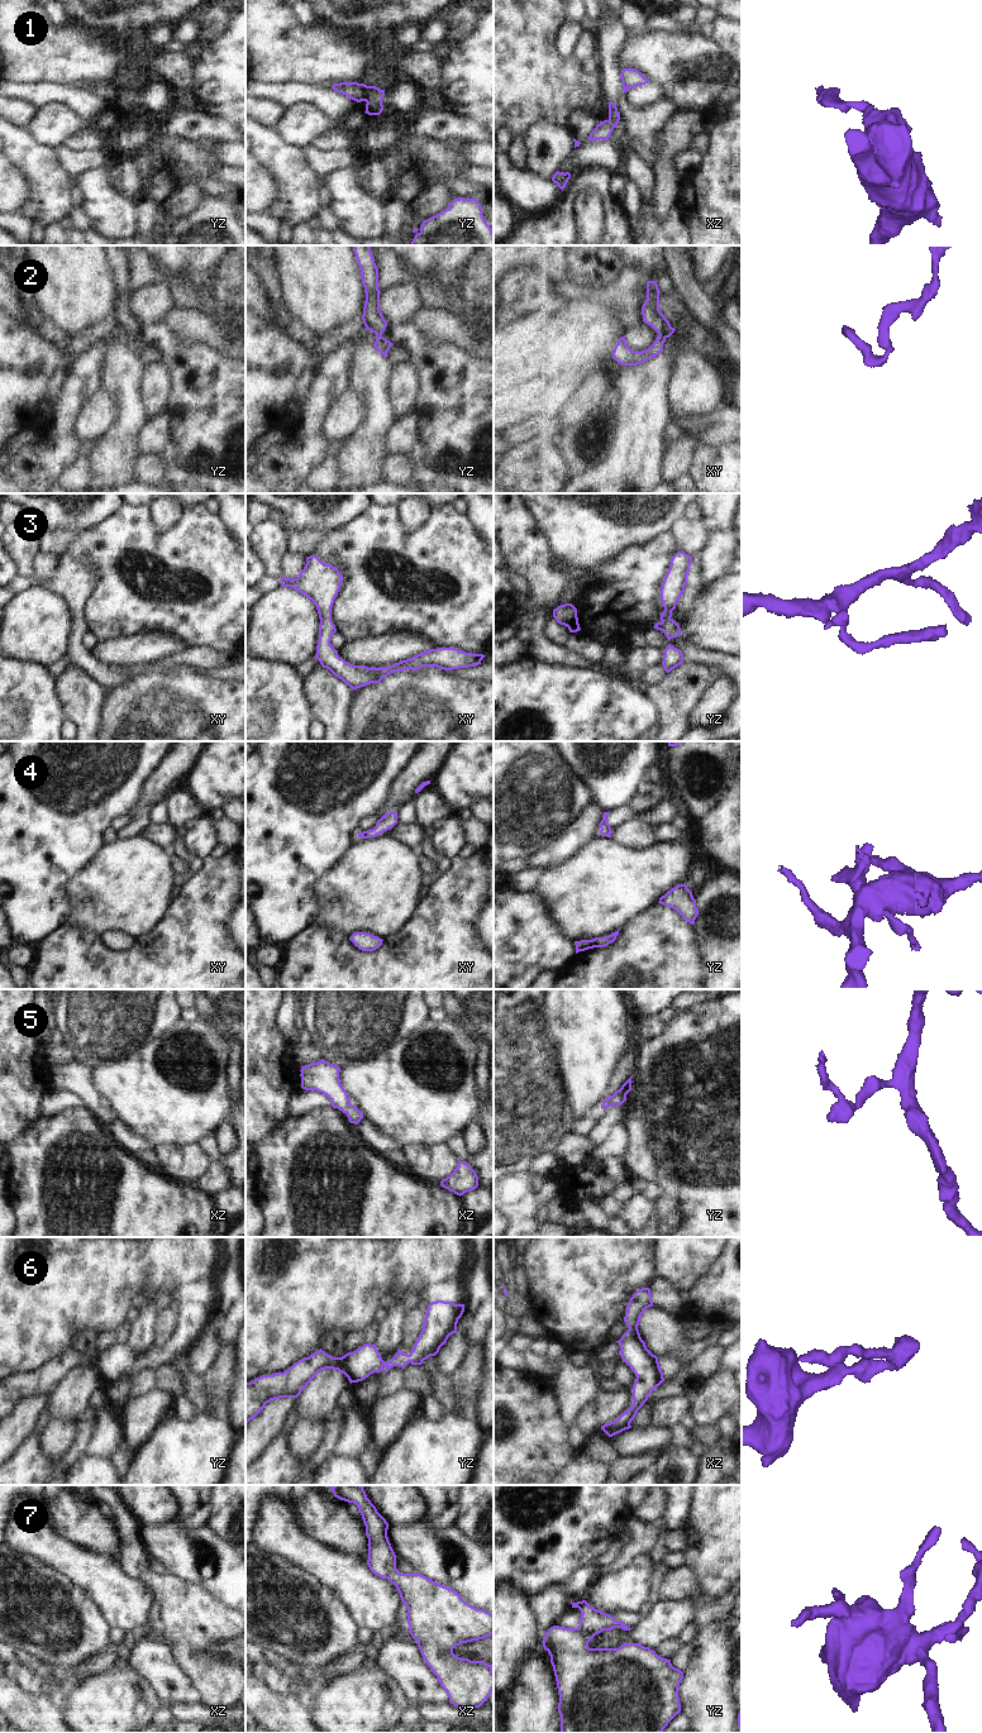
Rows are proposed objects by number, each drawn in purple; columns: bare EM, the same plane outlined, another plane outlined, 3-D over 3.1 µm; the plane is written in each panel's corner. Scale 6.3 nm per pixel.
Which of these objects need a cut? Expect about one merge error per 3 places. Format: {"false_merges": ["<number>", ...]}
{"false_merges": []}

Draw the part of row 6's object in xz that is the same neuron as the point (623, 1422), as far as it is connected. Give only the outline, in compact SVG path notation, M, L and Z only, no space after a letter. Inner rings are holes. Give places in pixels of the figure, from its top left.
M649 1288L637 1290L628 1303L624 1322L629 1329L616 1342L620 1346L619 1354L623 1362L629 1365L637 1375L631 1389L634 1402L618 1419L601 1426L601 1429L609 1437L631 1428L630 1423L638 1410L648 1400L652 1391L664 1381L658 1357L647 1348L638 1329L642 1314L652 1305L653 1302Z

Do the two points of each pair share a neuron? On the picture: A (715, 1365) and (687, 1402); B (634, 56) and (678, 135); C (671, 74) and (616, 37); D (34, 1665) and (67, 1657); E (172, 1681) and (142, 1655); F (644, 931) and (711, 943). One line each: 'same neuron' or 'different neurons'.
A: different neurons
B: different neurons
C: different neurons
D: different neurons
E: same neuron
F: different neurons

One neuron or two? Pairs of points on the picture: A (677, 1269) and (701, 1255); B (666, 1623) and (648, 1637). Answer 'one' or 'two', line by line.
A: one
B: one

